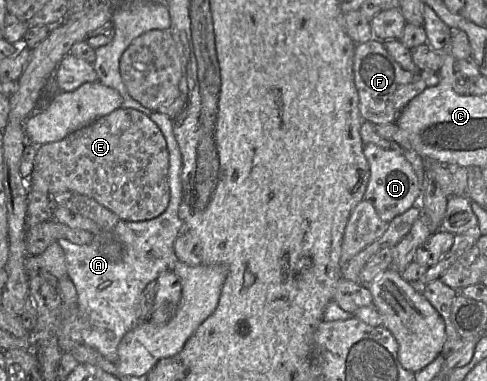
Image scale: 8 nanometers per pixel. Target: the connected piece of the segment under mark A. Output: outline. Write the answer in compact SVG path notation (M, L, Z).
M153 112L148 116L161 130L169 152L169 188L170 201L167 209L159 216L144 221L124 221L122 219L110 230L102 230L93 235L92 241L85 245L74 244L68 239L61 238L57 242L61 246L66 259L67 275L73 282L77 293L77 308L83 318L81 331L82 343L94 348L109 361L115 363L118 357L118 345L123 336L140 322L136 316L136 303L144 288L156 281L159 274L172 268L174 257L174 242L184 230L184 224L178 215L181 201L181 168L182 156L173 133L173 119L167 114Z

